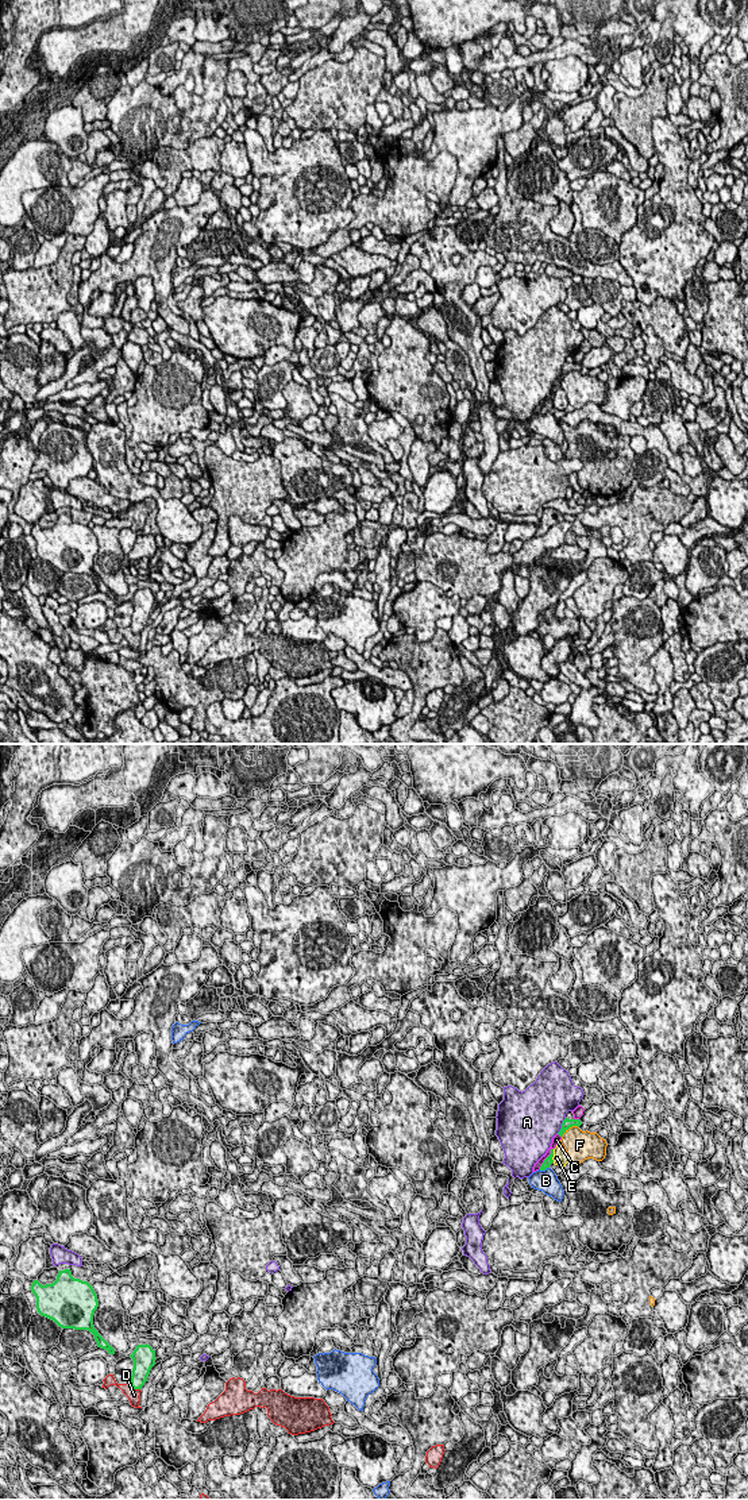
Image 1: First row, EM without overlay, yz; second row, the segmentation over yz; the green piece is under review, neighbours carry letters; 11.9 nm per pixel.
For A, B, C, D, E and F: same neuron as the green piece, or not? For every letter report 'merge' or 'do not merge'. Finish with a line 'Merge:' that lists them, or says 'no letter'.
A: do not merge
B: do not merge
C: do not merge
D: do not merge
E: do not merge
F: do not merge
Merge: no letter

